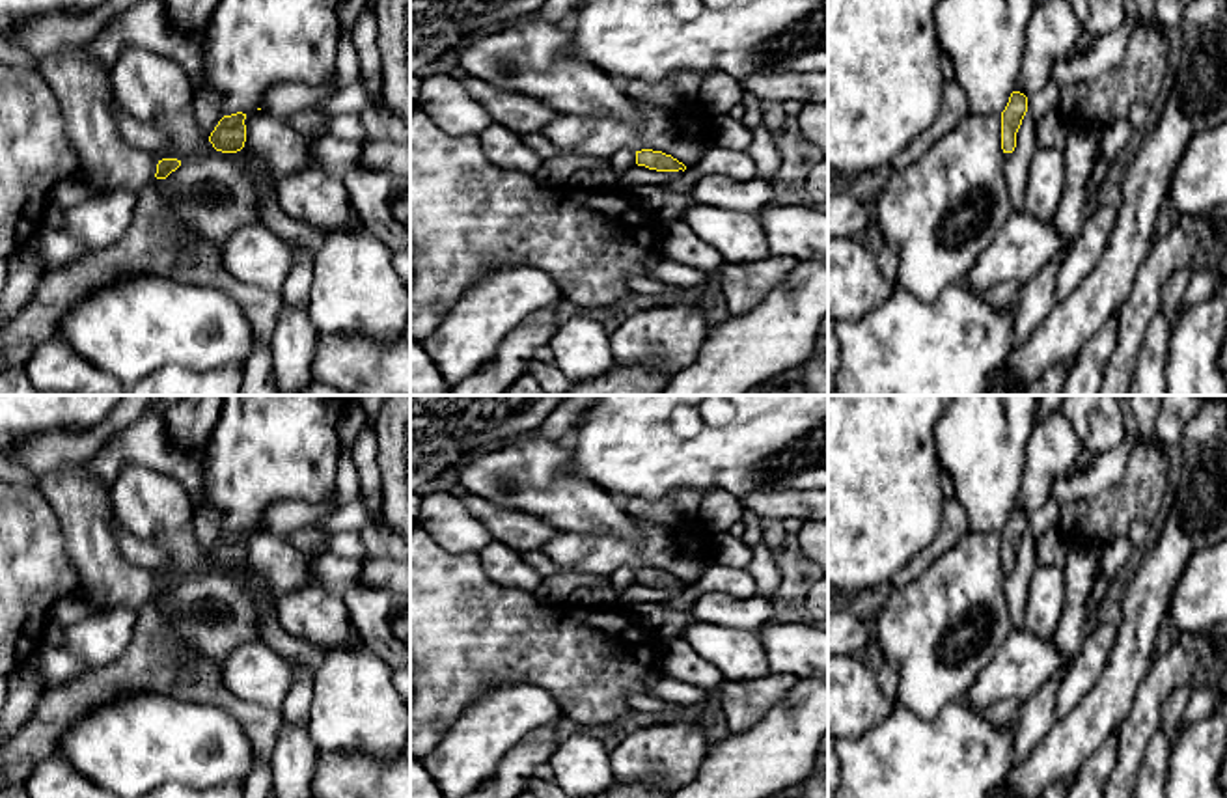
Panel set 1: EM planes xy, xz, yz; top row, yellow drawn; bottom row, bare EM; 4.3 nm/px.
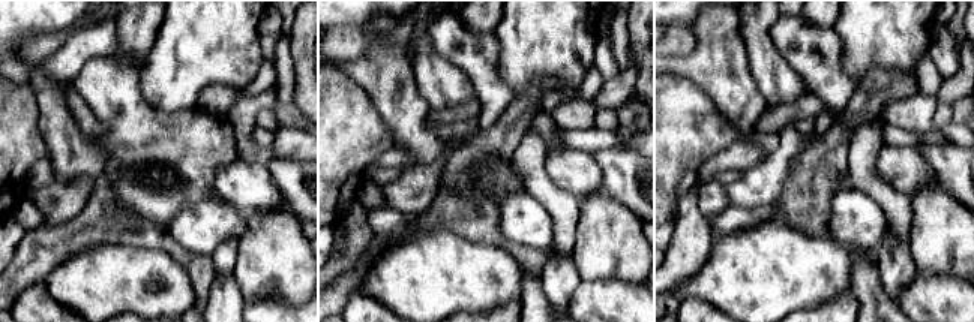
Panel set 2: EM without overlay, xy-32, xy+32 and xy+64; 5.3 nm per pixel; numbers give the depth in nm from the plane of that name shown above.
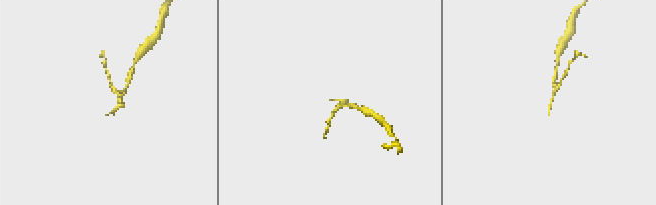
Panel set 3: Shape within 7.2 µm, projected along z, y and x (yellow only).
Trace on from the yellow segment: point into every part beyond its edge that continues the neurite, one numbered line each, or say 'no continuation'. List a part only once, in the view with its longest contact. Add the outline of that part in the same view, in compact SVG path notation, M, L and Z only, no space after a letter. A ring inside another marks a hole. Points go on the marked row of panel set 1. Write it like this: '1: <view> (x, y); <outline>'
1: xy (153, 245); M155 177L138 194L132 222L117 242L41 274L28 306L0 330L0 371L24 367L34 349L56 334L84 296L136 274L160 274L227 293L244 311L254 337L270 345L282 295L235 280L207 239L172 222L162 188L162 179Z

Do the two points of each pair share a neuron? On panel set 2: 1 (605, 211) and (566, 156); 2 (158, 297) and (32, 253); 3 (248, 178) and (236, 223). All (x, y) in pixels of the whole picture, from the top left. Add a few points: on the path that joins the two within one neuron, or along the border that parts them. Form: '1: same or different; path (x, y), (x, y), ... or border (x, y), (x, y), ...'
1: different; border (602, 190), (584, 195), (580, 199)
2: different; border (92, 247), (68, 256), (42, 280)
3: different; border (227, 201), (245, 216)

